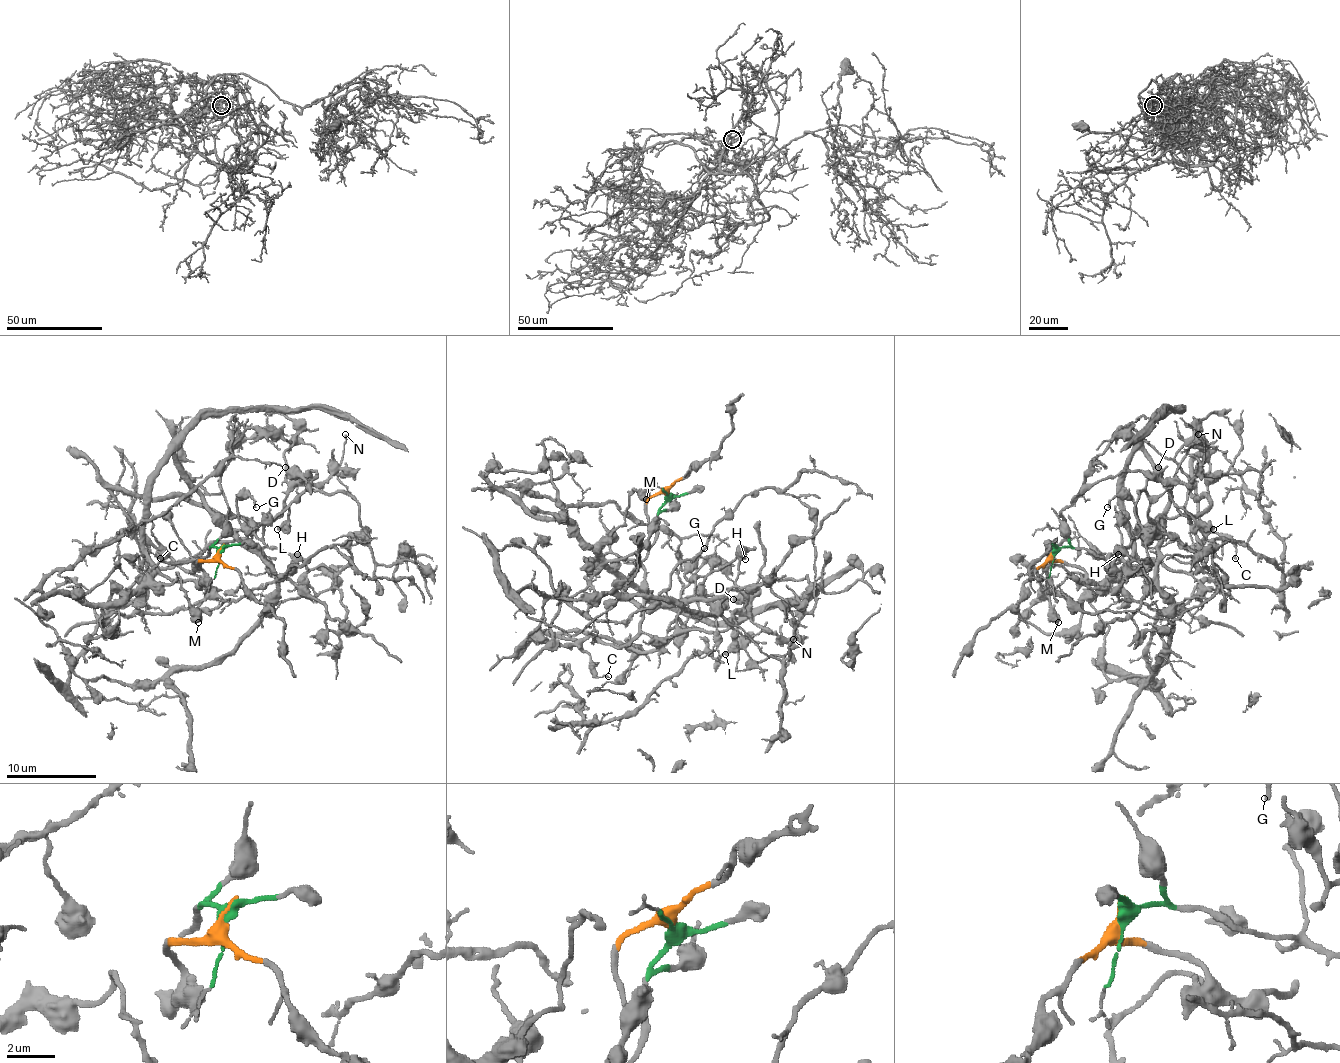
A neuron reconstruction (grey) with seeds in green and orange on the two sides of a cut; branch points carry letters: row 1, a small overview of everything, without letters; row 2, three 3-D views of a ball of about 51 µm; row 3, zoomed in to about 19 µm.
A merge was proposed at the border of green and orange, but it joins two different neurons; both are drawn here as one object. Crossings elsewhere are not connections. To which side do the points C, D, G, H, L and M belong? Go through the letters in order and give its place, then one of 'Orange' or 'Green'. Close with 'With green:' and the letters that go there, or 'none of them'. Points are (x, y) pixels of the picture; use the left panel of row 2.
C: Place: (160, 558). Green
D: Place: (285, 467). Orange
G: Place: (256, 507). Orange
H: Place: (297, 554). Orange
L: Place: (277, 529). Green
M: Place: (198, 622). Orange
With green: C, L

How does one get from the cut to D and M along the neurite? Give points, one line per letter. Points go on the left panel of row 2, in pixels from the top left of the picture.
D: (219, 555), (199, 582), (163, 573), (147, 478), (172, 449), (228, 527), (257, 530), (305, 489), (284, 467)
M: (219, 555), (199, 564), (199, 582), (158, 573), (154, 582), (169, 584), (176, 573), (199, 622)

